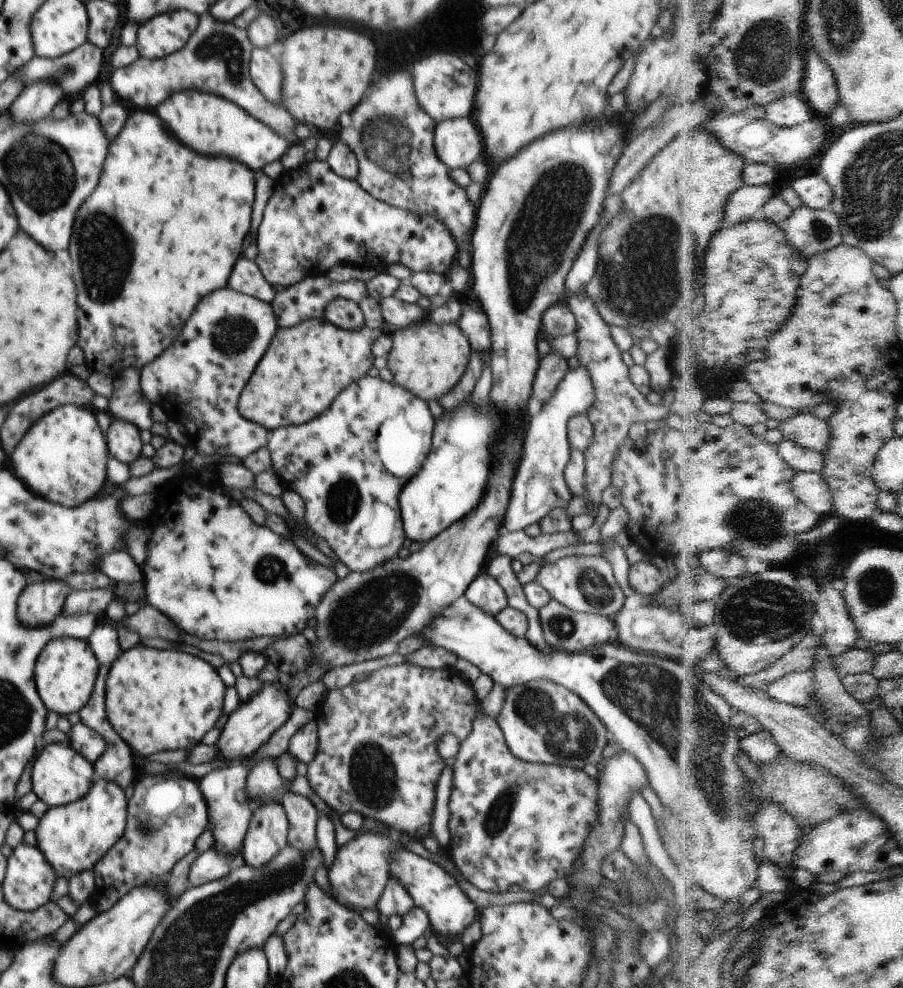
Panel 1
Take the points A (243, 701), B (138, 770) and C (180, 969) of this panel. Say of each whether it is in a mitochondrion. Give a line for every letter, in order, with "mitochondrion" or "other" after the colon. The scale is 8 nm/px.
A: other
B: other
C: mitochondrion

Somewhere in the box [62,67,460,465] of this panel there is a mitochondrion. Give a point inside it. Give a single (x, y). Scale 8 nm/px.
(104, 268)

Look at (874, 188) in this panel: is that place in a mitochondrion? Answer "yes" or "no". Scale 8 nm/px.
yes

